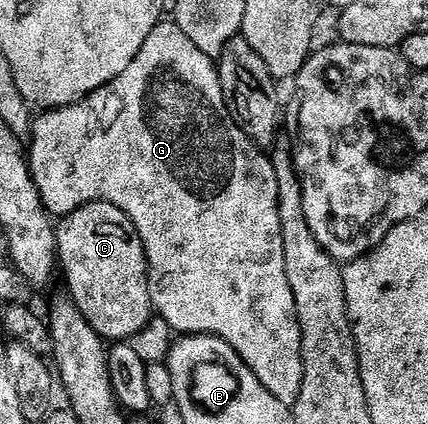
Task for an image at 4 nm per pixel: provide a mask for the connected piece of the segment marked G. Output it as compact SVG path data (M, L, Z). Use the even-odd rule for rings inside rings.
M162 21L153 29L151 36L147 36L147 44L139 48L139 56L135 56L135 60L131 60L131 65L124 72L119 72L115 80L111 80L93 94L88 94L85 99L73 106L38 113L32 119L29 140L29 144L27 142L29 170L33 173L33 179L39 188L39 196L50 215L70 214L88 202L115 204L115 208L119 208L131 220L131 224L143 240L145 258L149 261L149 295L153 301L156 317L167 320L172 330L181 336L213 334L216 338L222 338L224 342L231 344L231 348L235 348L235 352L245 361L247 368L255 372L260 384L271 392L271 396L275 396L275 400L279 400L287 407L293 407L299 400L299 392L303 386L303 356L301 329L295 312L295 296L287 280L287 264L283 256L277 167L273 165L272 157L251 141L237 126L237 121L230 116L214 59L199 52L199 48L195 48L195 44L191 44L191 39L172 21Z

